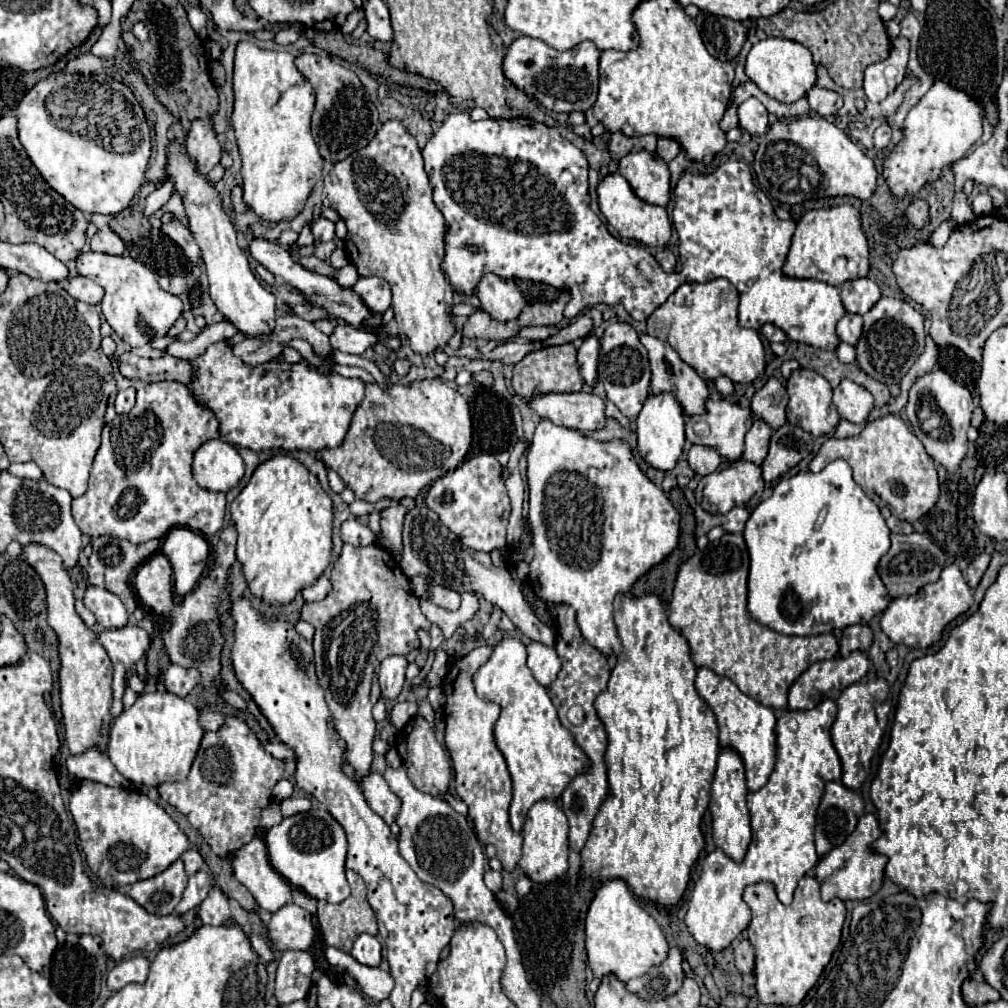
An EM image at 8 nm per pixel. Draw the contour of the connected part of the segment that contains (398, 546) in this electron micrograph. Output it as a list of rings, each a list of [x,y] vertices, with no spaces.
[[[393,505],[381,511],[381,529],[383,529],[383,539],[381,545],[385,549],[389,549],[395,559],[401,559],[403,553],[403,543],[401,543],[401,527],[403,527],[403,519],[405,519],[407,509],[403,505]]]

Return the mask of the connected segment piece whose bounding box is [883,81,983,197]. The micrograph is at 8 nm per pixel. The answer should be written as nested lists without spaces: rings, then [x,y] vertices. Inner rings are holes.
[[[935,81],[905,119],[905,139],[885,159],[885,181],[893,195],[917,195],[945,167],[961,159],[983,133],[983,103],[947,81]]]

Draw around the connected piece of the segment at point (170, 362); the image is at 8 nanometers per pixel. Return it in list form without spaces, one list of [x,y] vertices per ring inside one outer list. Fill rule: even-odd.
[[[125,353],[119,357],[119,371],[127,379],[137,379],[143,383],[179,381],[187,385],[193,377],[193,367],[187,361],[171,355],[163,355],[159,359],[143,359],[133,353]]]

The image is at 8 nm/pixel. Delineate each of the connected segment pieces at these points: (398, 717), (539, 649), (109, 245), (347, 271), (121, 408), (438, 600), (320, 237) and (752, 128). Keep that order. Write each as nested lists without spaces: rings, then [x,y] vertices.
[[[403,701],[403,703],[397,703],[391,713],[389,713],[389,719],[391,723],[397,727],[397,729],[403,729],[411,717],[417,715],[417,705],[415,703],[409,703],[409,701]]]
[[[533,641],[527,647],[527,655],[529,655],[527,665],[529,665],[533,677],[537,679],[537,683],[541,683],[543,687],[551,687],[551,683],[555,681],[555,677],[561,669],[561,661],[559,661],[555,649]]]
[[[107,227],[107,229],[99,229],[99,231],[91,237],[89,245],[91,245],[93,251],[105,251],[105,253],[111,253],[111,255],[121,255],[121,253],[125,253],[125,245],[123,245],[121,237],[119,237],[115,231],[111,231],[109,227]]]
[[[345,265],[345,267],[341,267],[339,269],[339,273],[335,275],[335,279],[339,281],[339,285],[343,285],[343,287],[353,287],[355,285],[355,281],[359,279],[359,275],[355,273],[355,265]]]
[[[133,387],[117,393],[117,399],[115,399],[117,413],[129,413],[133,409],[133,405],[135,405],[135,389]]]
[[[427,577],[429,585],[431,585],[431,603],[447,609],[447,611],[457,611],[461,607],[461,595],[455,593],[453,589],[447,589],[443,585],[435,585],[435,581],[431,581],[431,577]]]
[[[317,219],[311,225],[311,229],[313,229],[313,237],[317,241],[323,241],[325,243],[325,241],[331,241],[335,237],[335,223],[329,221],[329,219]]]
[[[749,97],[747,101],[743,101],[737,109],[737,115],[739,115],[739,127],[749,131],[751,135],[763,135],[769,127],[767,109],[755,97]]]

